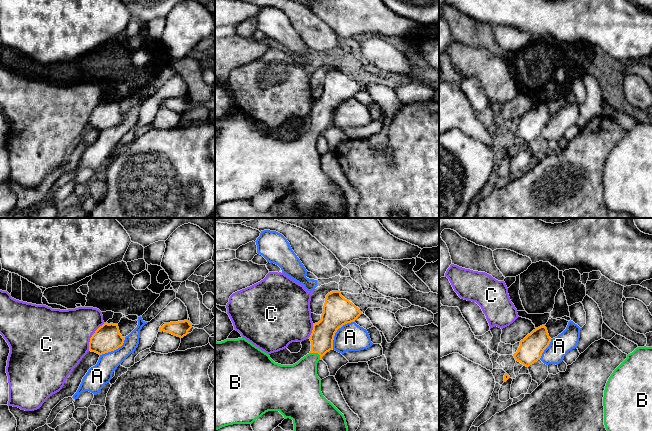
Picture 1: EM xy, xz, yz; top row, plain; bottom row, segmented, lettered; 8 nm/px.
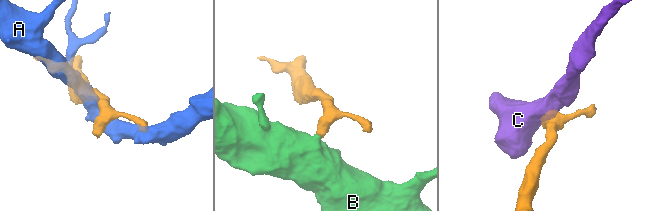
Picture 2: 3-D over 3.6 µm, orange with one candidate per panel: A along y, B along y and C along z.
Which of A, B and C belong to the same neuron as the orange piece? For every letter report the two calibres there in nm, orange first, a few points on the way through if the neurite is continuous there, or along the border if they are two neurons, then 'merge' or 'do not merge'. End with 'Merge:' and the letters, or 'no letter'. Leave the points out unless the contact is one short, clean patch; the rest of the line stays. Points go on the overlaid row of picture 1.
A: calibres 240 and 220 nm; do not merge
B: calibres 190 and 260 nm; way xz (322, 336), (317, 352), (308, 363), (301, 378); merge
C: calibres 220 and 460 nm; border xy (104, 323), (90, 338), (88, 350); do not merge
Merge: B

